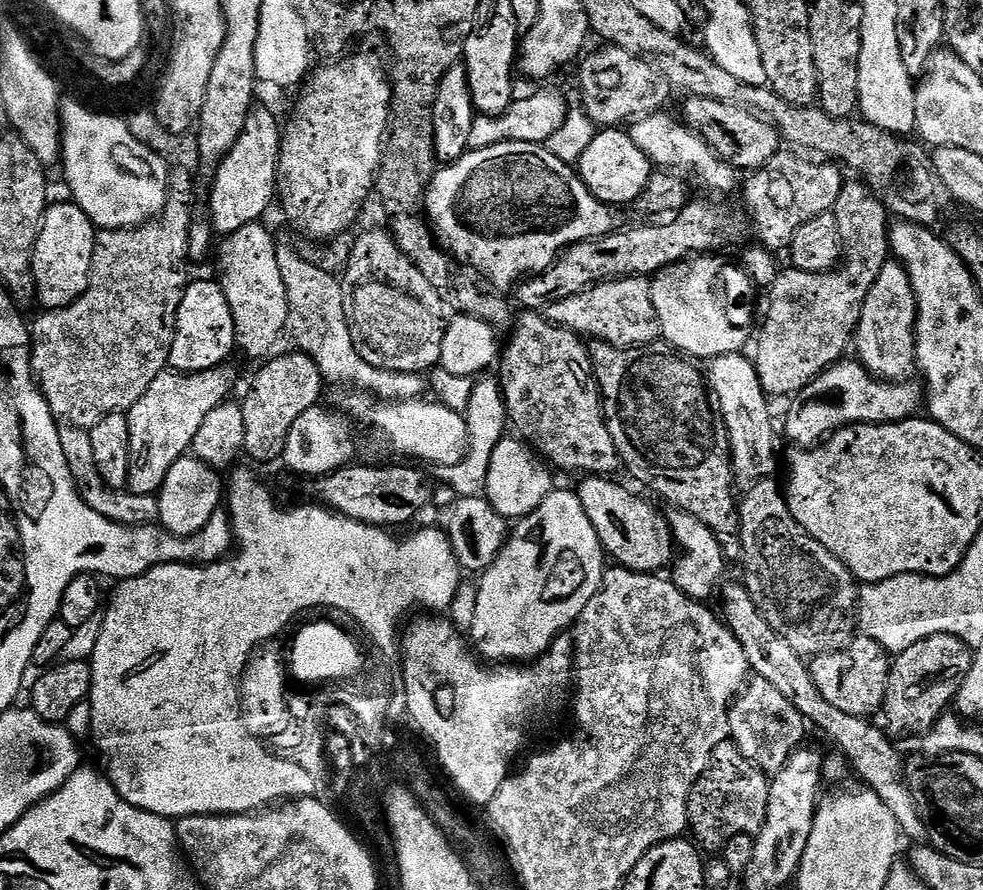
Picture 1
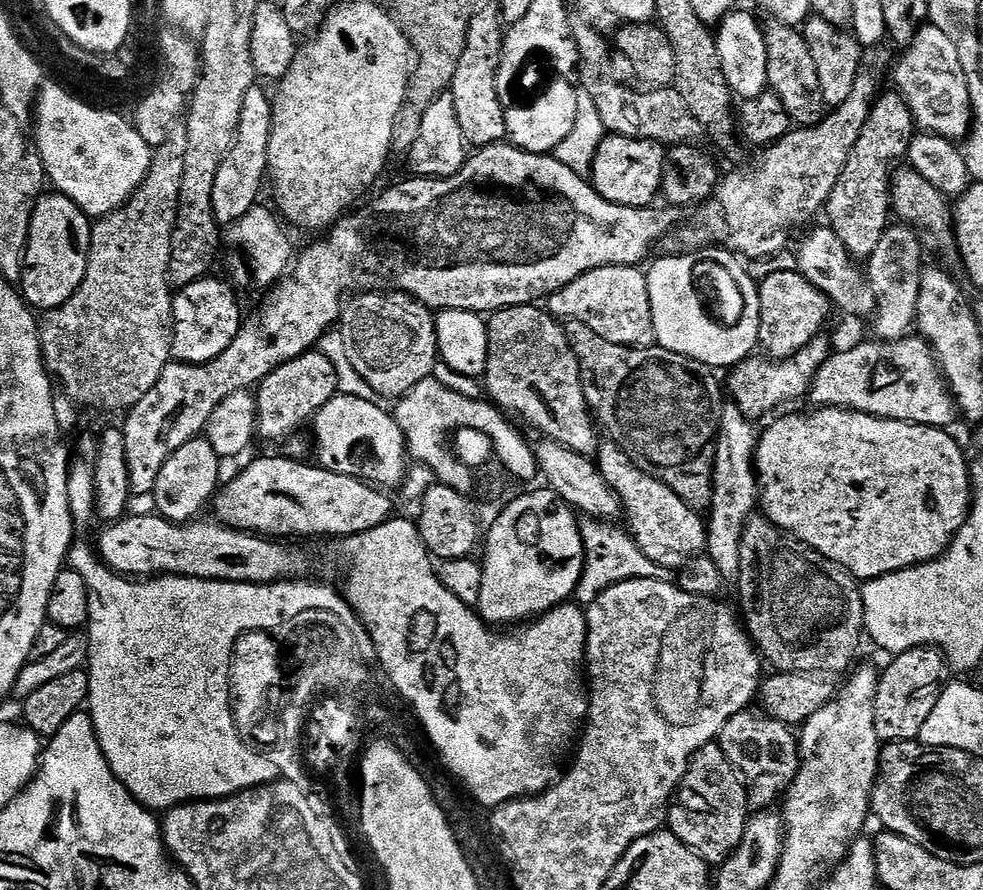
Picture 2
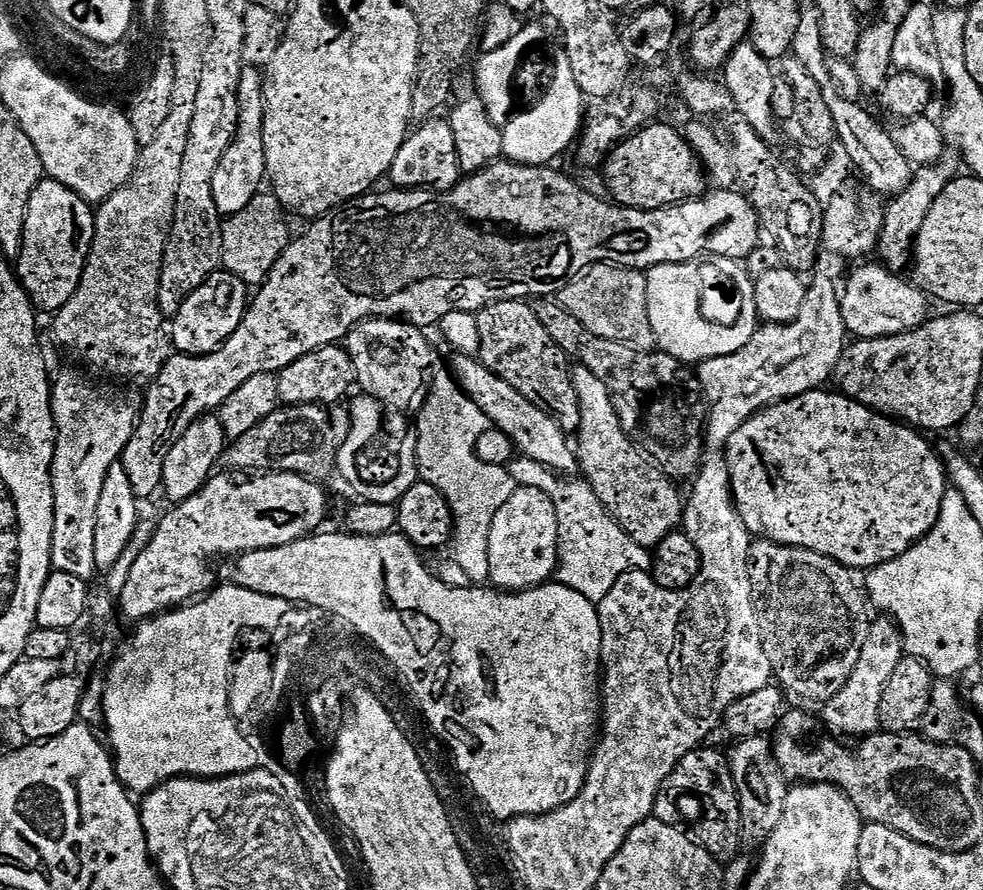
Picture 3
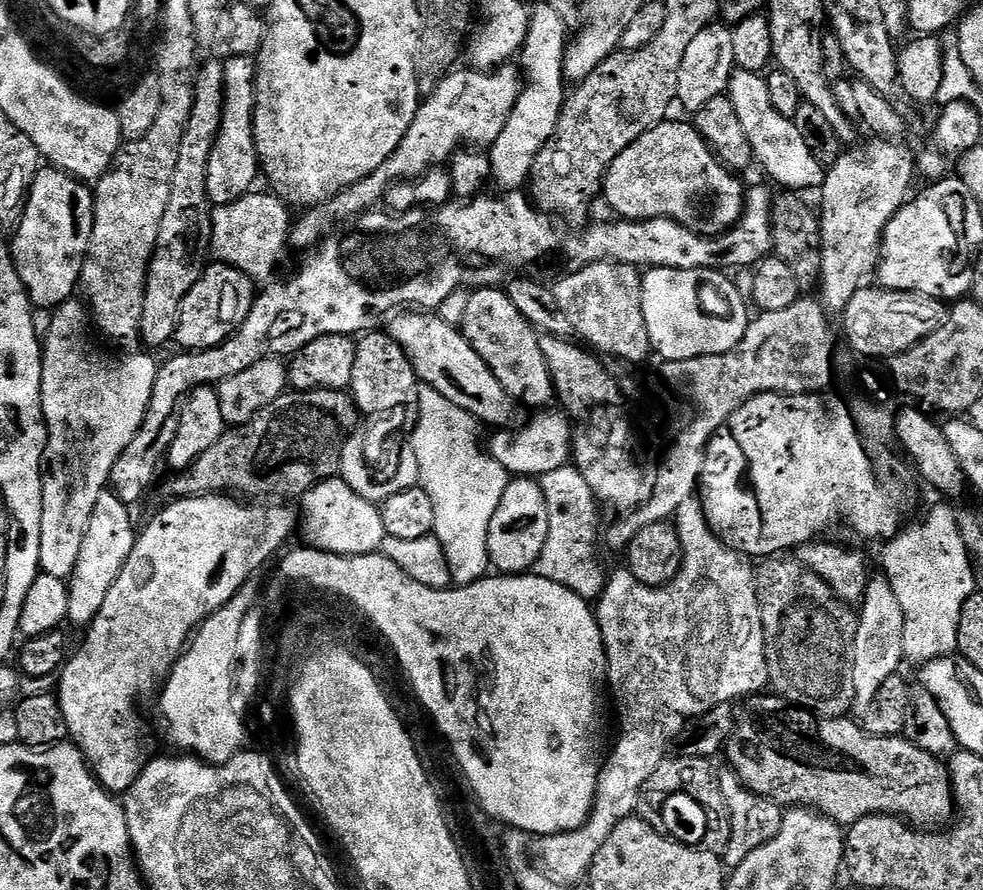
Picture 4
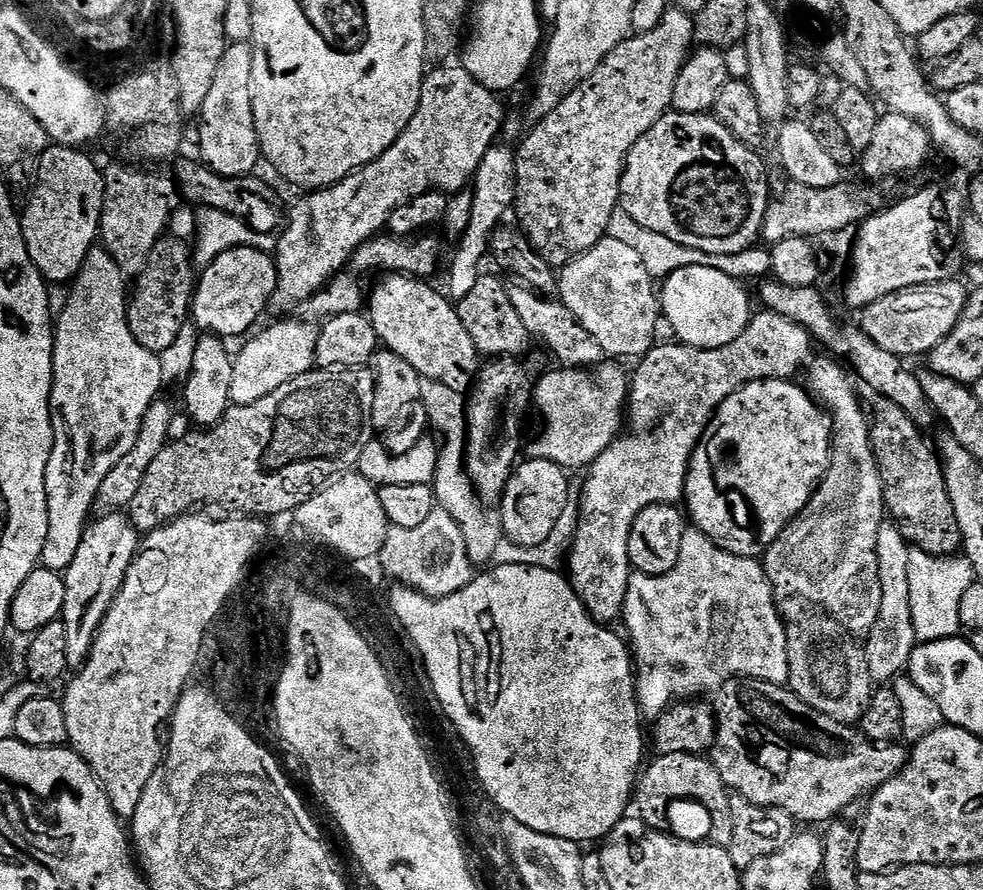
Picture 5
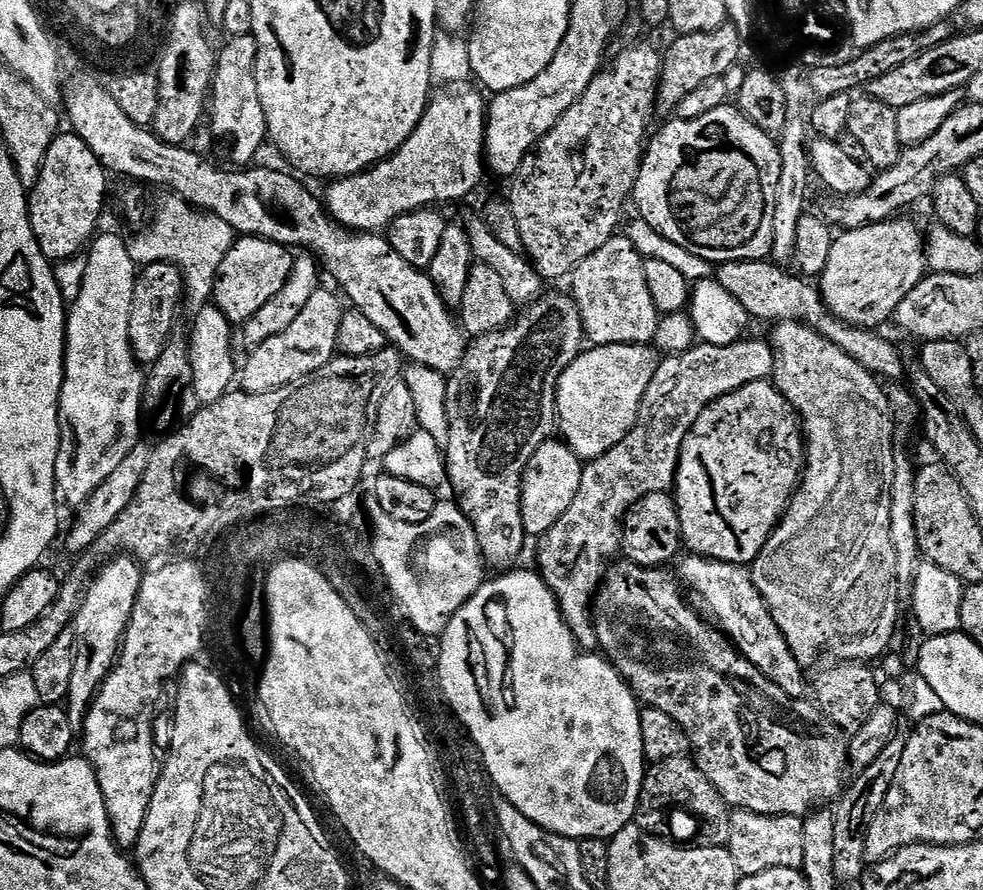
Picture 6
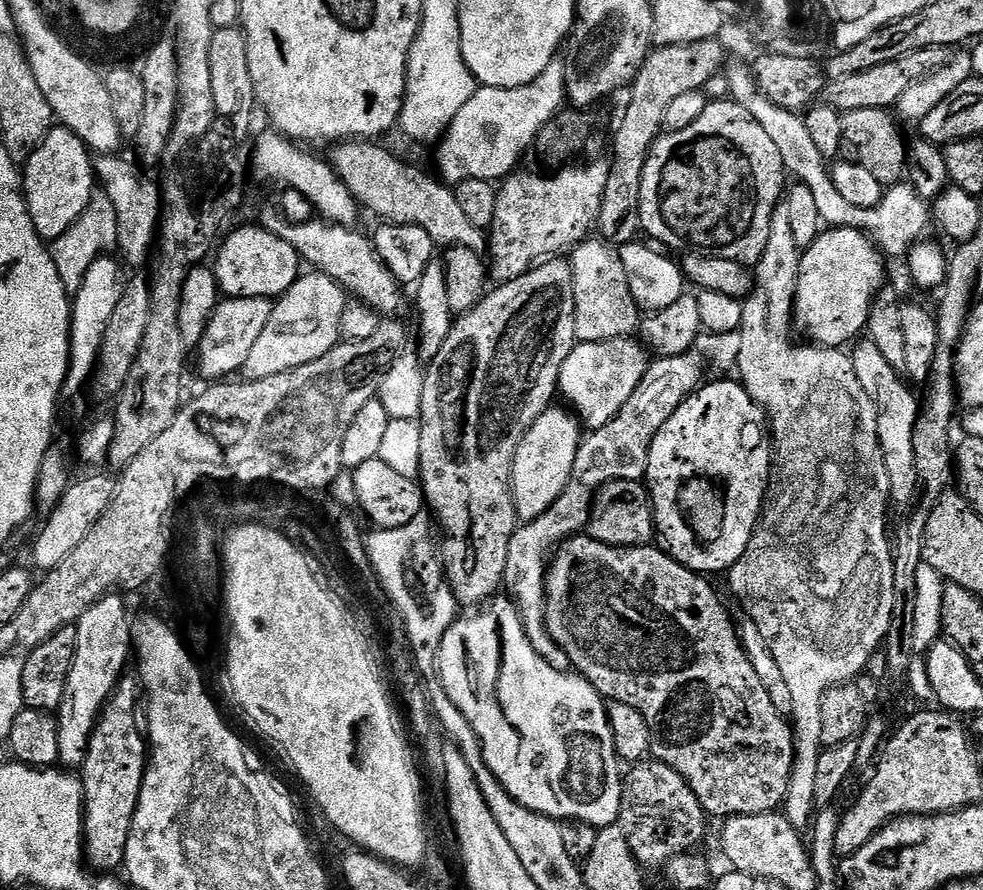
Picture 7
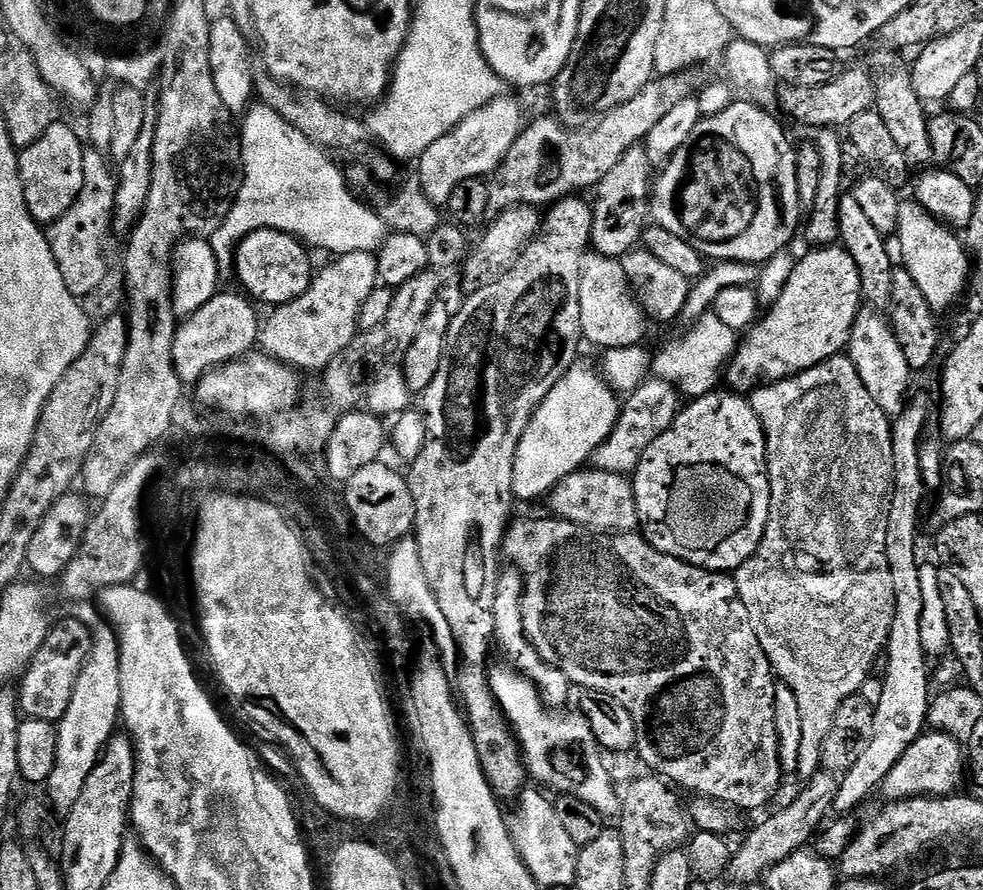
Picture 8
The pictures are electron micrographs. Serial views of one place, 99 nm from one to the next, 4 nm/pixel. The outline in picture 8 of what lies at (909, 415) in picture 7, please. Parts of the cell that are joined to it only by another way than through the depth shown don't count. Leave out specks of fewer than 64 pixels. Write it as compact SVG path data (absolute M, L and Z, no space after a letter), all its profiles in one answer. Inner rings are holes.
M870 306L861 307L851 328L846 355L858 371L862 384L869 391L870 398L873 398L878 408L890 418L900 416L904 412L910 394L908 388L912 371L889 321L877 309Z

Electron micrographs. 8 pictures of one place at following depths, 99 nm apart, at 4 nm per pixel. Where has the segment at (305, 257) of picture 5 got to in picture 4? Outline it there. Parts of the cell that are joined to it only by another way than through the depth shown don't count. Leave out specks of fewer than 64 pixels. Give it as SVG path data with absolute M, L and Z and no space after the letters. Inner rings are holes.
M512 66L471 71L452 72L429 96L427 93L410 130L406 130L406 138L402 138L398 150L394 150L394 154L386 158L386 162L382 162L378 170L374 170L346 191L338 193L327 204L309 207L308 213L301 220L297 219L291 227L291 247L315 249L333 231L332 223L336 216L355 218L364 212L373 211L379 205L376 203L379 200L381 203L387 197L389 188L401 182L415 180L437 166L447 165L461 146L492 145L498 134L502 134L518 102L522 76Z

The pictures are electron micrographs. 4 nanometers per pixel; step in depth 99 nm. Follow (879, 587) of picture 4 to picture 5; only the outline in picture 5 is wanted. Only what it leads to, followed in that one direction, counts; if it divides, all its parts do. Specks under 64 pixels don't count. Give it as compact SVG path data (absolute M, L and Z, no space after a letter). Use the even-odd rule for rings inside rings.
M890 520L880 524L878 532L878 564L879 585L882 586L882 603L879 616L873 628L866 633L862 647L866 654L866 662L870 666L873 681L887 680L892 682L907 669L910 654L917 646L913 616L911 612L909 554L911 547L900 528Z

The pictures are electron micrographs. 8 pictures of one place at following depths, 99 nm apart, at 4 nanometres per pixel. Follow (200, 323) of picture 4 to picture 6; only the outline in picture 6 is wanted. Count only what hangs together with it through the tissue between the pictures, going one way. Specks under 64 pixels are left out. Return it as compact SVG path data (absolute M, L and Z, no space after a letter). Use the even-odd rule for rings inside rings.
M256 236L237 239L220 261L213 286L211 303L233 326L243 325L266 302L280 293L290 275L290 256L286 248L272 240L260 240Z

